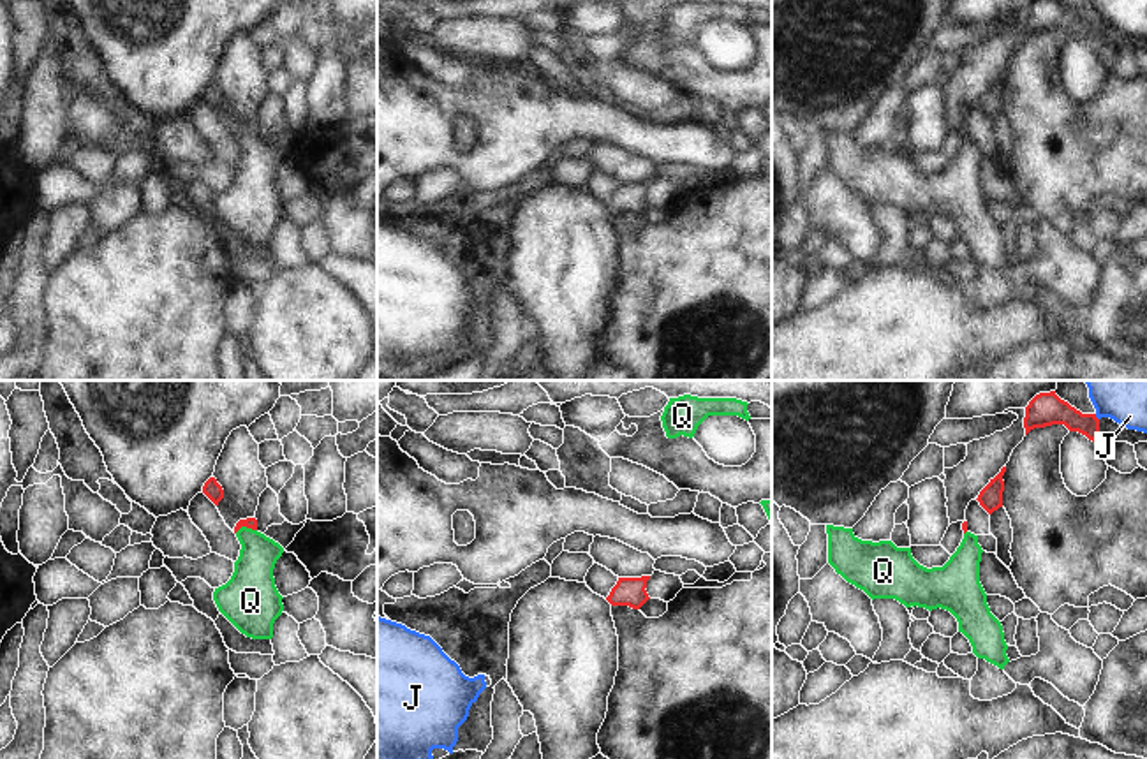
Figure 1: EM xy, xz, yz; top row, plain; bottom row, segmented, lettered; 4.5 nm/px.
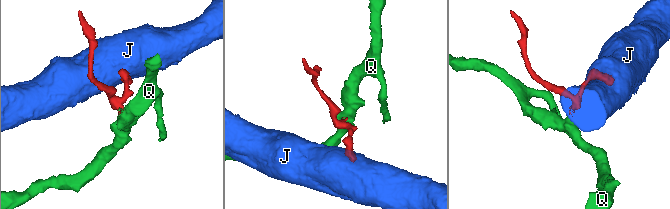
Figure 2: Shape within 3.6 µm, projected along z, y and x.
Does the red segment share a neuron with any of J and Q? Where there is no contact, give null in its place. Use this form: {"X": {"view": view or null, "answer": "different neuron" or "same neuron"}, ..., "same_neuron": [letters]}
{"J": {"view": "yz", "answer": "different neuron"}, "Q": {"view": "xy", "answer": "same neuron"}, "same_neuron": ["Q"]}

